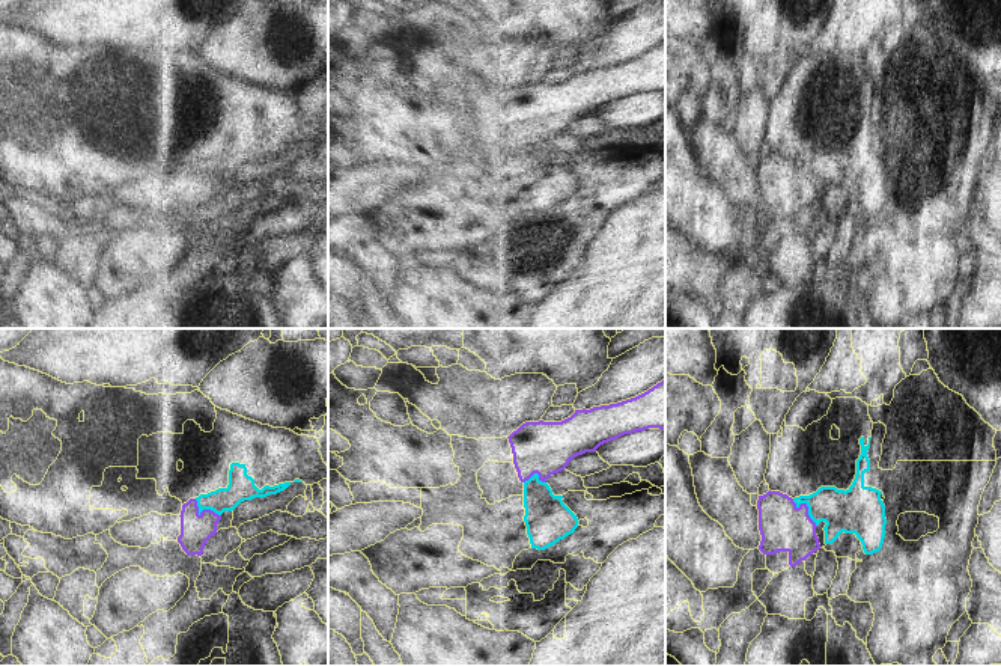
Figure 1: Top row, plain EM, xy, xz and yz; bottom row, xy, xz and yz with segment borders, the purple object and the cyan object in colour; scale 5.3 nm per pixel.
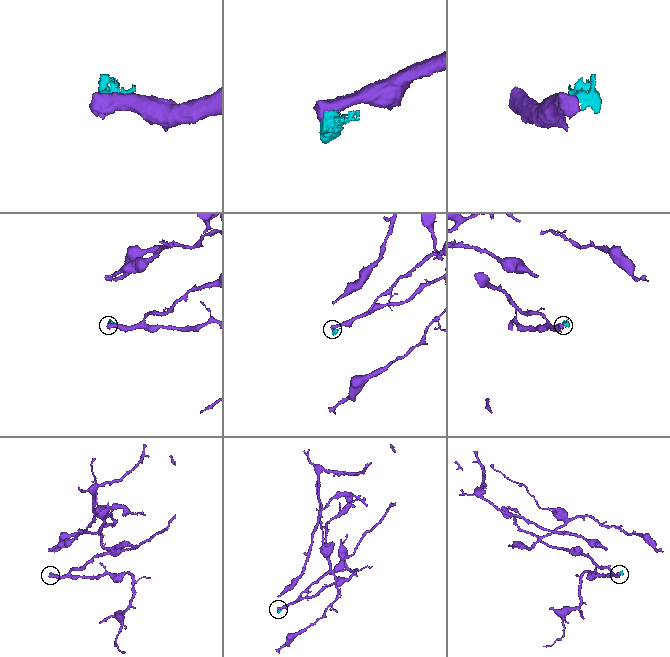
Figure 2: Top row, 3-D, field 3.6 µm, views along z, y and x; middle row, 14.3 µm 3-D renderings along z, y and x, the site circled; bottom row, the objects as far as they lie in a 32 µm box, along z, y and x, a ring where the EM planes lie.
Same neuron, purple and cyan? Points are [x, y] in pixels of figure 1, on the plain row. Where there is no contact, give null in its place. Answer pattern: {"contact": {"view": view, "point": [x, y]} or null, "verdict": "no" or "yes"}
{"contact": {"view": "yz", "point": [807, 172]}, "verdict": "no"}

